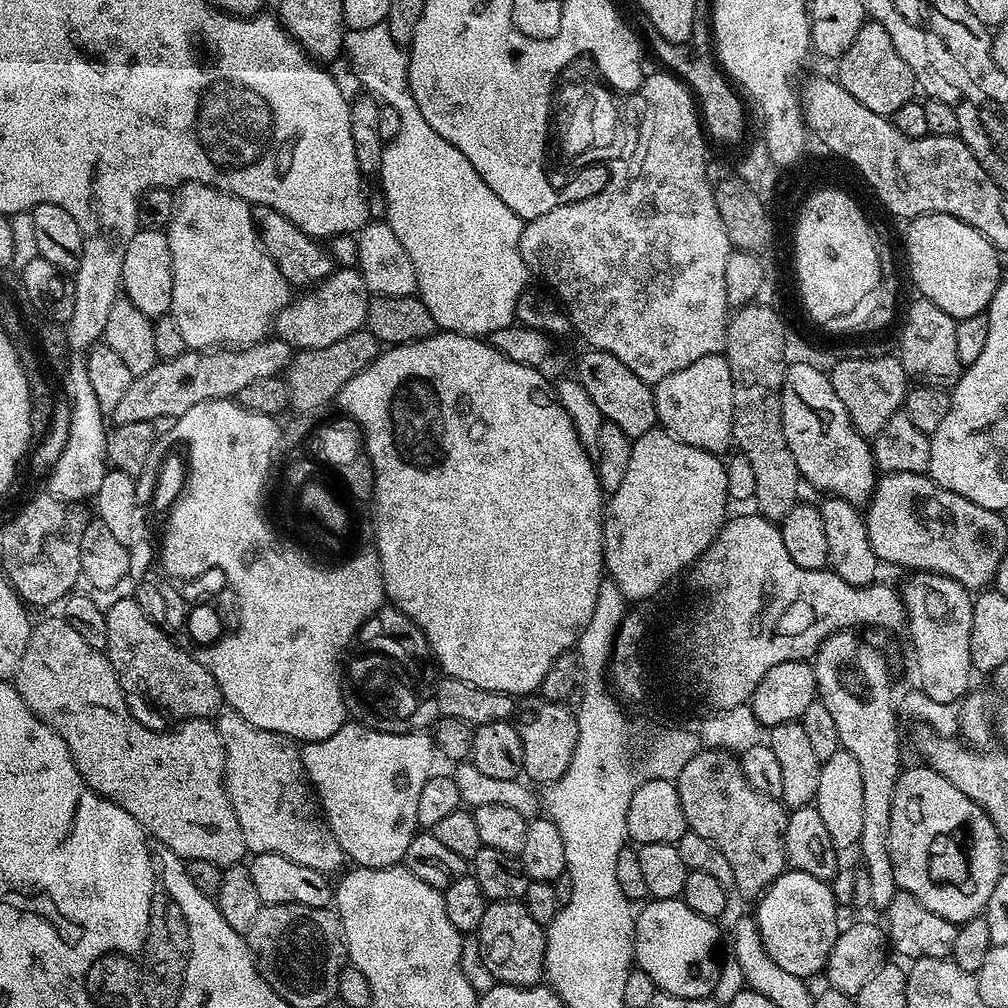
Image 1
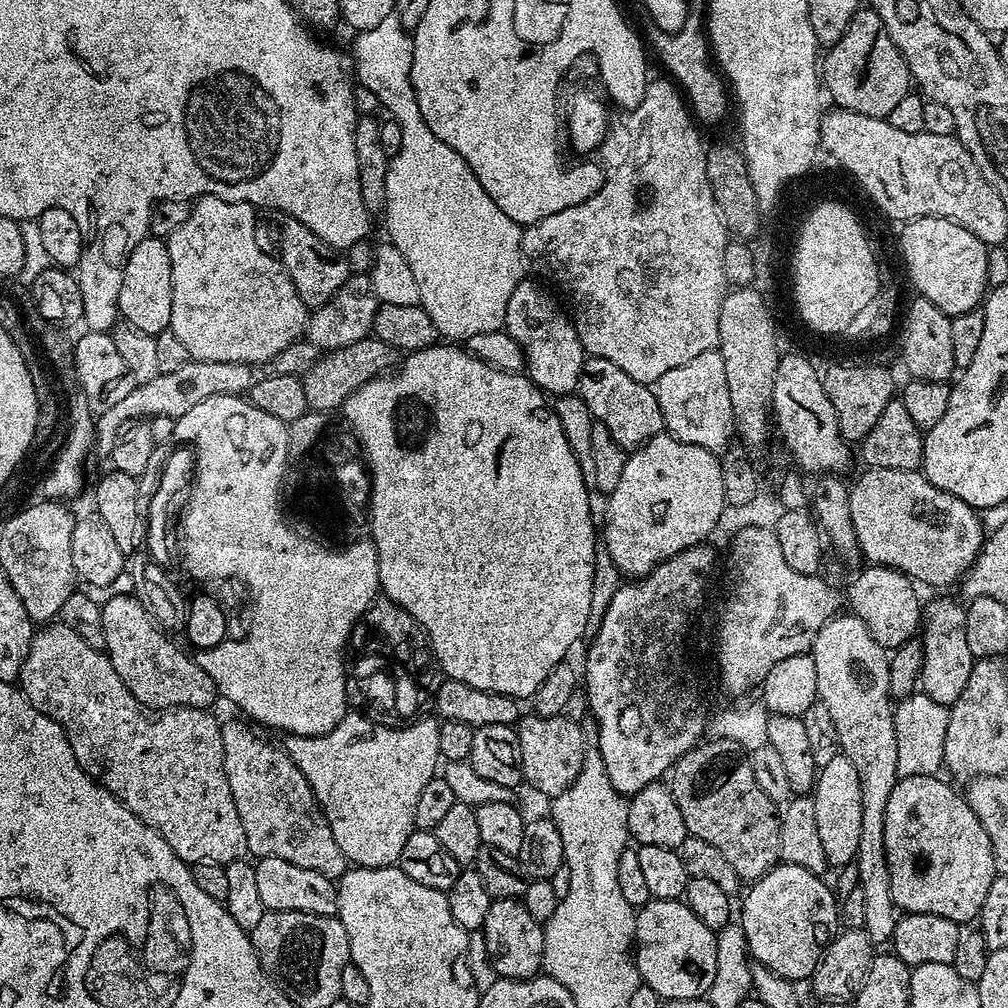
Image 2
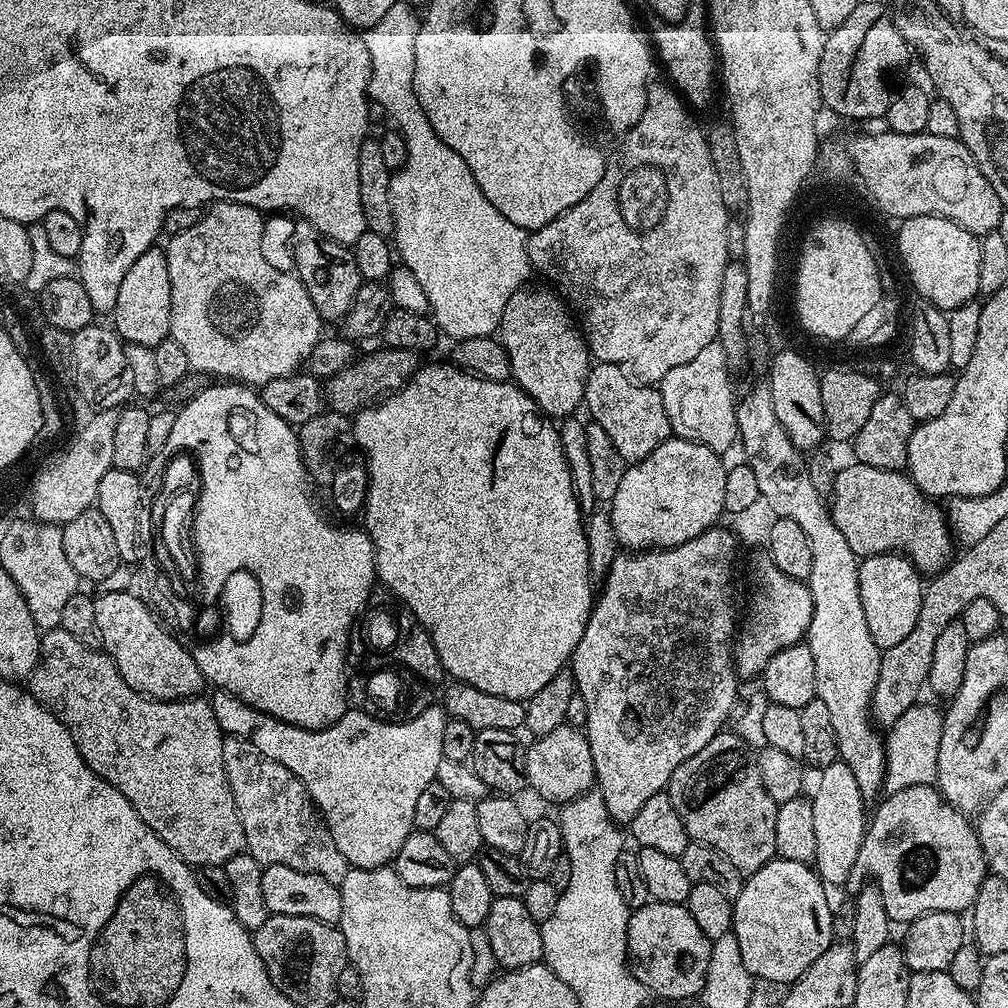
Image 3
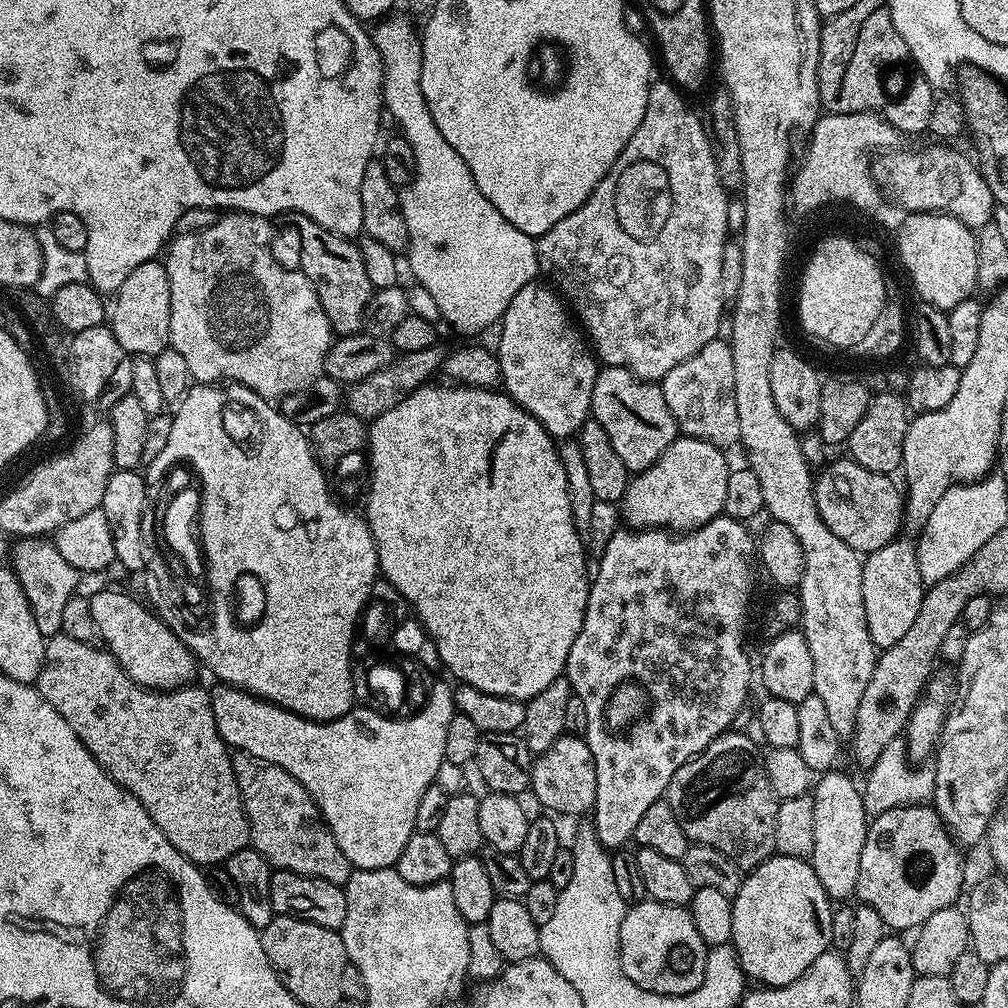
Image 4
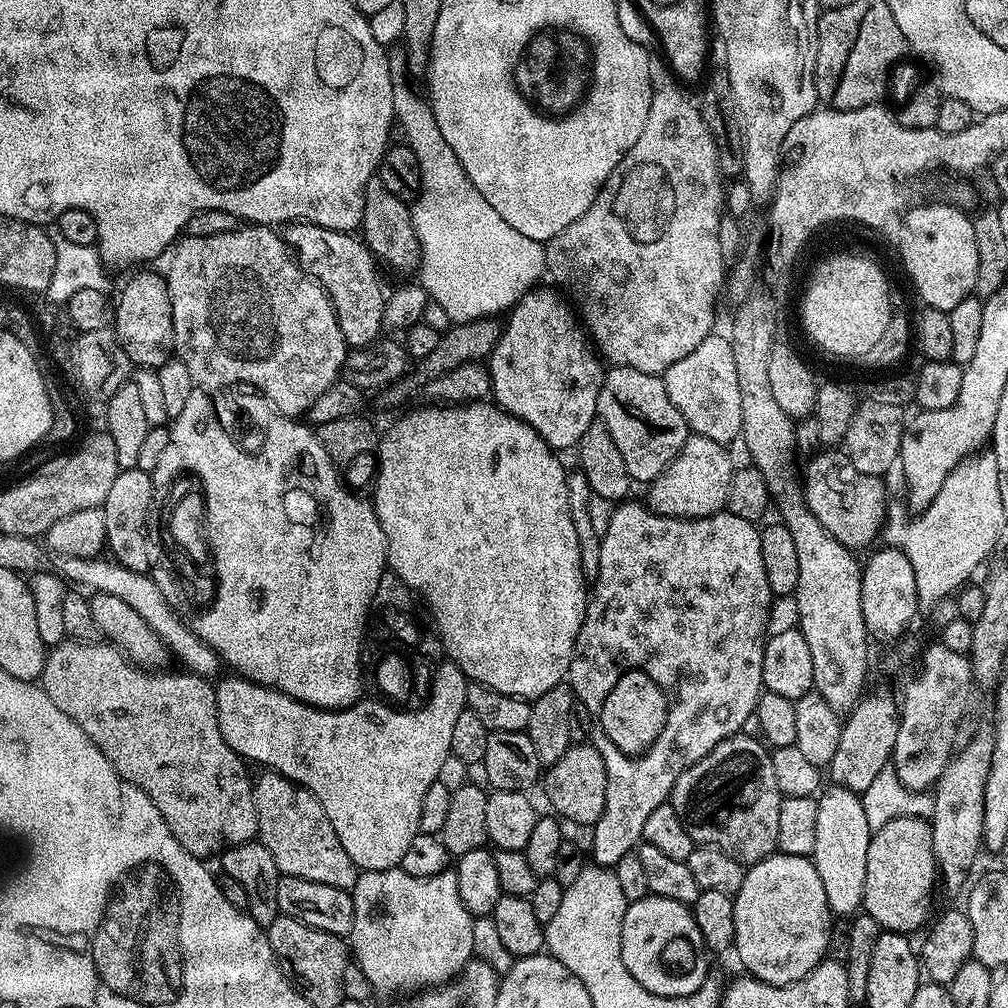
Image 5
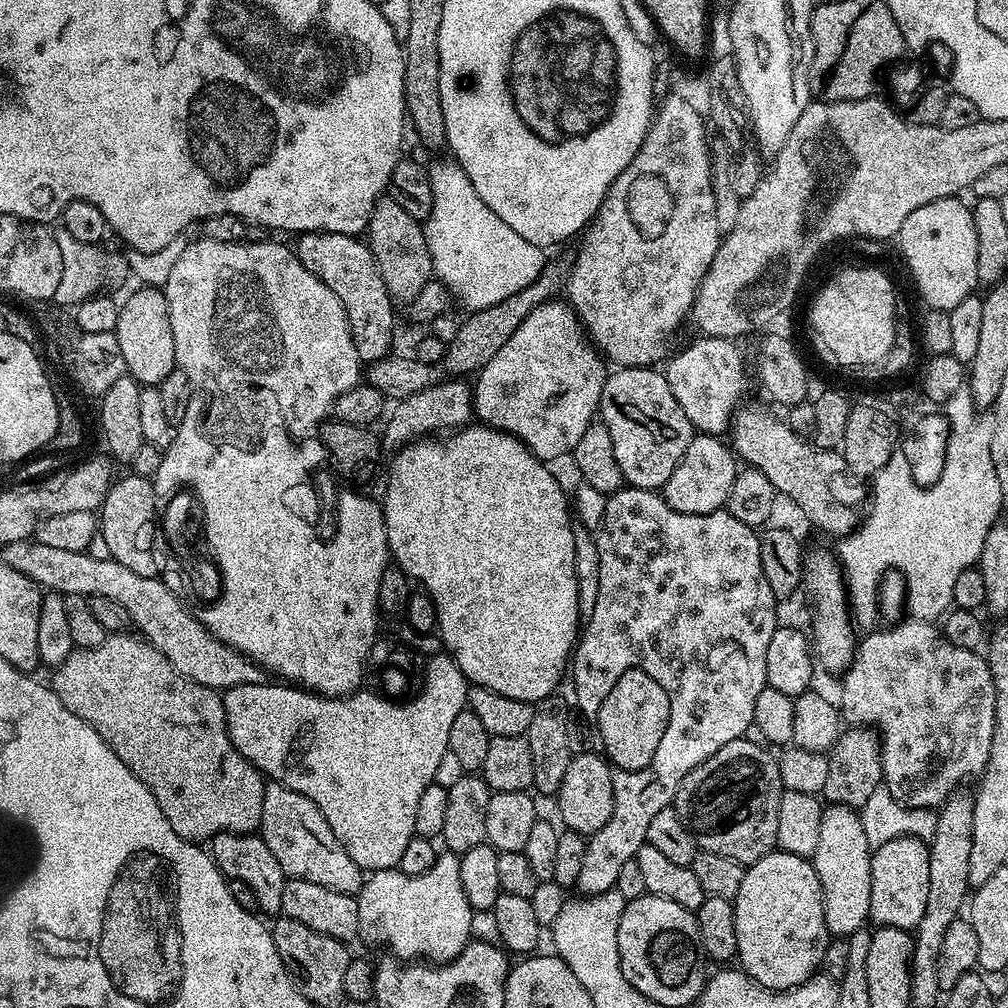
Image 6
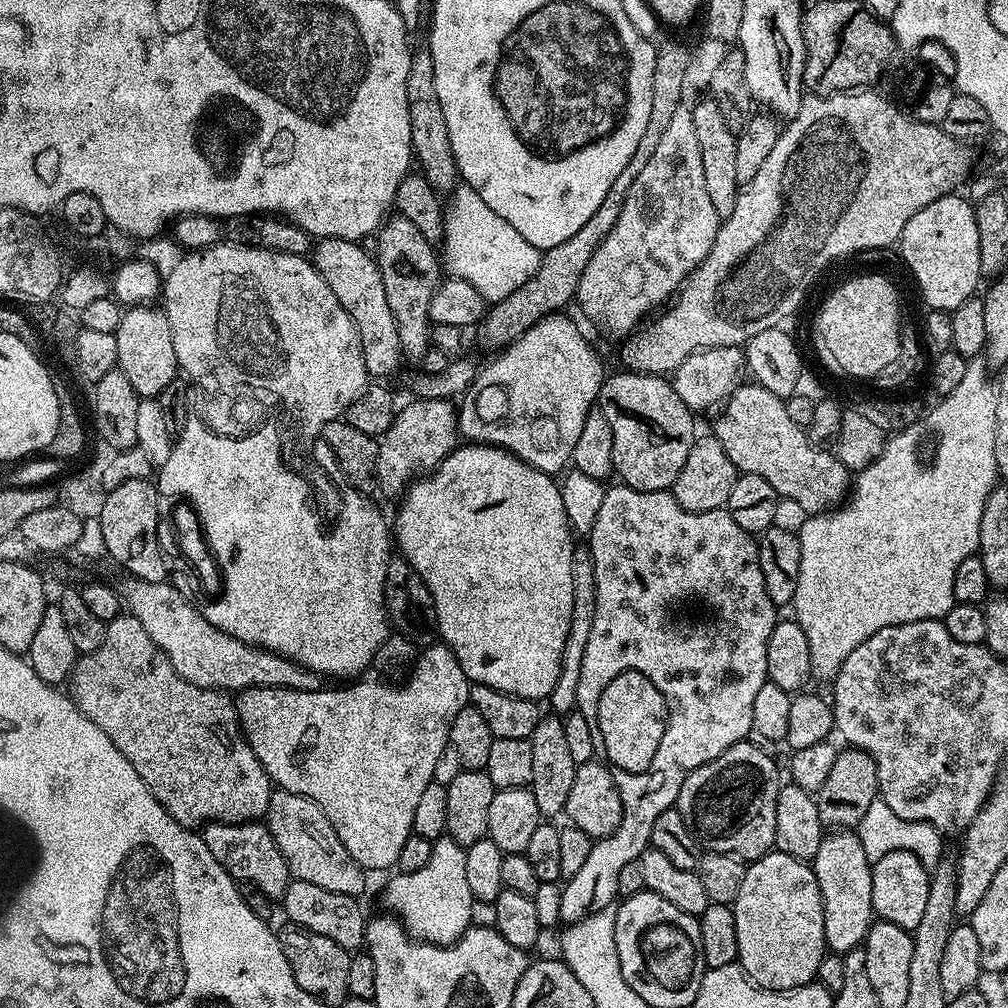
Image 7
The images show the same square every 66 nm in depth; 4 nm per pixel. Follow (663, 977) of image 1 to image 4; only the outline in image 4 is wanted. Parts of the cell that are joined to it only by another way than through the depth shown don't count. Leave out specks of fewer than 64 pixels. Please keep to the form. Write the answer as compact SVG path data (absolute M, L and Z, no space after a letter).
M645 898L624 913L620 931L620 965L624 976L645 992L659 996L690 994L702 982L709 951L709 945L698 934L687 907Z

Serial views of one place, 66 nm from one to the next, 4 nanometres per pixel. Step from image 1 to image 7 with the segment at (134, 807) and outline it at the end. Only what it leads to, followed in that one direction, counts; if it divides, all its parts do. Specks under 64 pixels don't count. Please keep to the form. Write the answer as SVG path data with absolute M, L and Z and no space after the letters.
M121 614L115 616L113 620L107 621L107 625L108 637L102 642L102 646L98 646L98 650L93 652L83 653L72 668L70 695L82 710L82 714L86 714L86 718L90 718L90 722L94 722L94 726L98 726L102 730L102 734L106 734L106 738L110 738L110 742L114 742L114 746L118 746L118 750L122 750L126 762L130 762L130 766L134 766L134 770L138 770L142 782L146 782L146 786L152 791L154 798L158 798L160 805L183 828L195 829L197 826L212 822L251 824L263 821L268 814L274 785L271 778L266 774L262 762L258 762L254 750L248 745L244 732L240 729L235 699L229 693L221 692L218 688L199 688L186 682L186 678L182 678L178 674L178 670L174 670L174 666L170 666L170 658L166 658L166 654L162 654L162 650L158 650L154 638L150 638L150 634L146 634L146 630L142 626L142 622L138 622L138 618L134 618L130 614Z

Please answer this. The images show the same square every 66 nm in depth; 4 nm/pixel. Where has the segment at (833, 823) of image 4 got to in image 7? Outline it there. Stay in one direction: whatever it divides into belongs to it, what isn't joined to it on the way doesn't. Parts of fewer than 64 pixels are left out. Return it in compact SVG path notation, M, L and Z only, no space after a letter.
M832 830L827 833L818 846L818 854L810 861L812 873L818 878L818 886L824 903L824 942L829 953L852 952L863 945L868 930L874 923L872 910L872 866L862 848L857 833L852 830Z

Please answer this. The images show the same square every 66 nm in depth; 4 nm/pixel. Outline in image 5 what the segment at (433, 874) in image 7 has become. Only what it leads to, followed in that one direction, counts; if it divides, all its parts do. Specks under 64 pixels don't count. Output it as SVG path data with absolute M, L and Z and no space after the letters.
M398 866L381 872L361 871L350 889L350 895L354 916L346 943L351 959L362 970L362 974L366 974L377 997L400 996L403 992L416 994L433 986L447 984L459 976L468 961L473 959L474 917L462 906L462 898L458 898L455 871L445 870L430 878L417 880Z

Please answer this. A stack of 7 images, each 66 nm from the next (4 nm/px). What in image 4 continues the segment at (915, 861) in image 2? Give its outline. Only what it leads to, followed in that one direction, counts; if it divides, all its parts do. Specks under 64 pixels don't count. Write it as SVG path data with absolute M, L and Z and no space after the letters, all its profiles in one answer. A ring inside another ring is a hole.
M898 807L877 815L869 823L866 842L862 846L855 899L860 899L861 905L878 910L878 918L882 918L885 929L900 934L907 928L919 929L930 914L951 908L959 896L961 899L964 872L960 869L960 856L955 847L957 845L936 815L935 807ZM908 848L913 848L928 863L928 868L908 868Z

